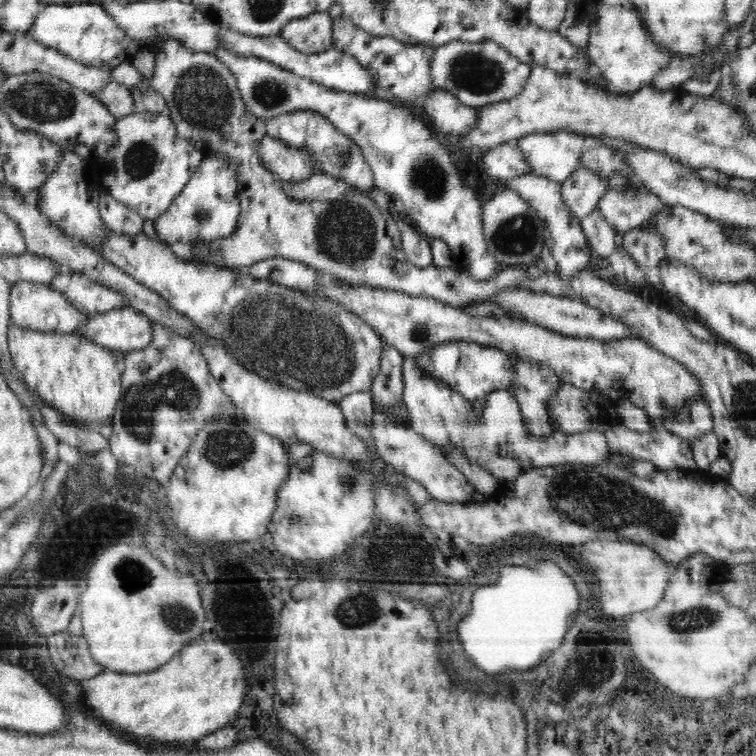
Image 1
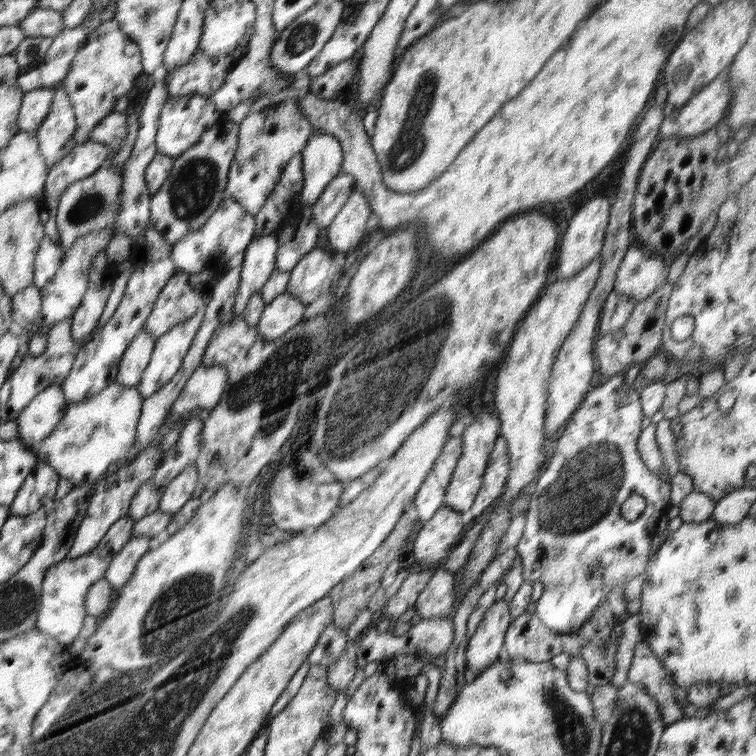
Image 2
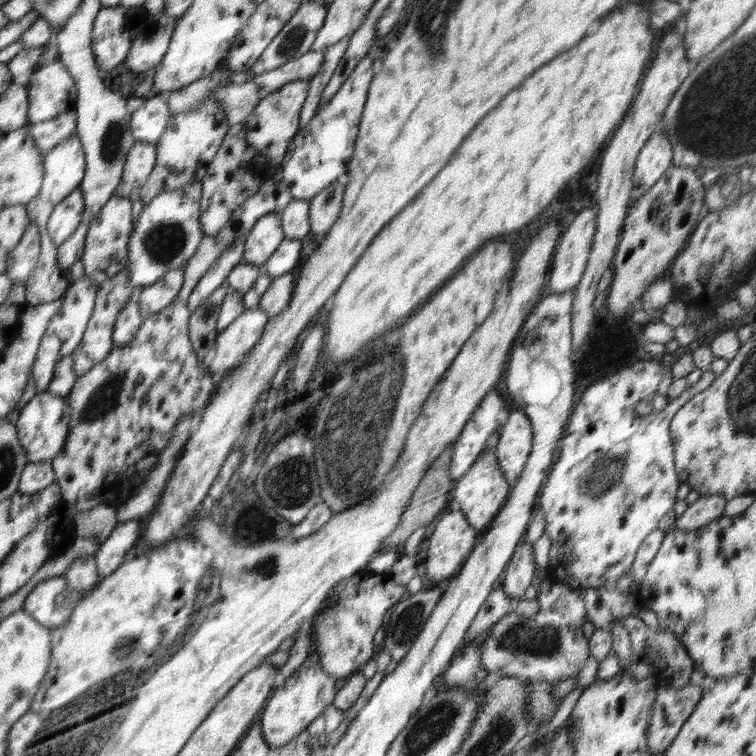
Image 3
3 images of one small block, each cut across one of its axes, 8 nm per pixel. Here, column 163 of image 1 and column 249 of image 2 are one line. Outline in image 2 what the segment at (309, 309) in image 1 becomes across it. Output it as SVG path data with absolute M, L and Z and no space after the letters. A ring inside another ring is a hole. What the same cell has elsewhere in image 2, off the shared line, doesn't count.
M268 233L254 238L246 247L238 292L234 298L232 315L243 314L248 299L254 292L262 290L264 283L275 269L276 253L278 252L278 237L276 233Z

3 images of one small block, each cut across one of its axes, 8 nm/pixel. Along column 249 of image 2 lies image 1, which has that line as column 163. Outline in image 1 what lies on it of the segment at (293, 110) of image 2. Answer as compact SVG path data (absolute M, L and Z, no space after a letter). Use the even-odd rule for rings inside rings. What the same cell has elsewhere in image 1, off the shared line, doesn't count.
M165 112L132 114L116 121L116 142L102 158L106 170L102 191L135 210L141 218L154 221L166 214L172 201L196 172L203 155L192 143L177 136L177 128Z

